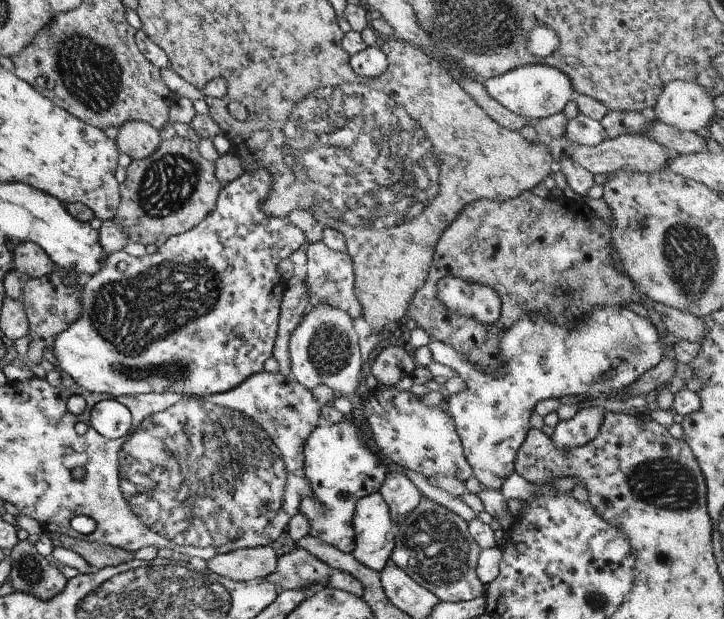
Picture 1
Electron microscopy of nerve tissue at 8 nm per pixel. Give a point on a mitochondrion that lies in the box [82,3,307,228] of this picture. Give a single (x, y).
(169, 182)

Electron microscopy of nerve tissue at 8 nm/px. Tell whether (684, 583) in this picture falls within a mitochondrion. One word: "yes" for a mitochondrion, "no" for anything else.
no

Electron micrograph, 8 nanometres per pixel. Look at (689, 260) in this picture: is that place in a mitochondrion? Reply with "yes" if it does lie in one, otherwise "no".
yes

